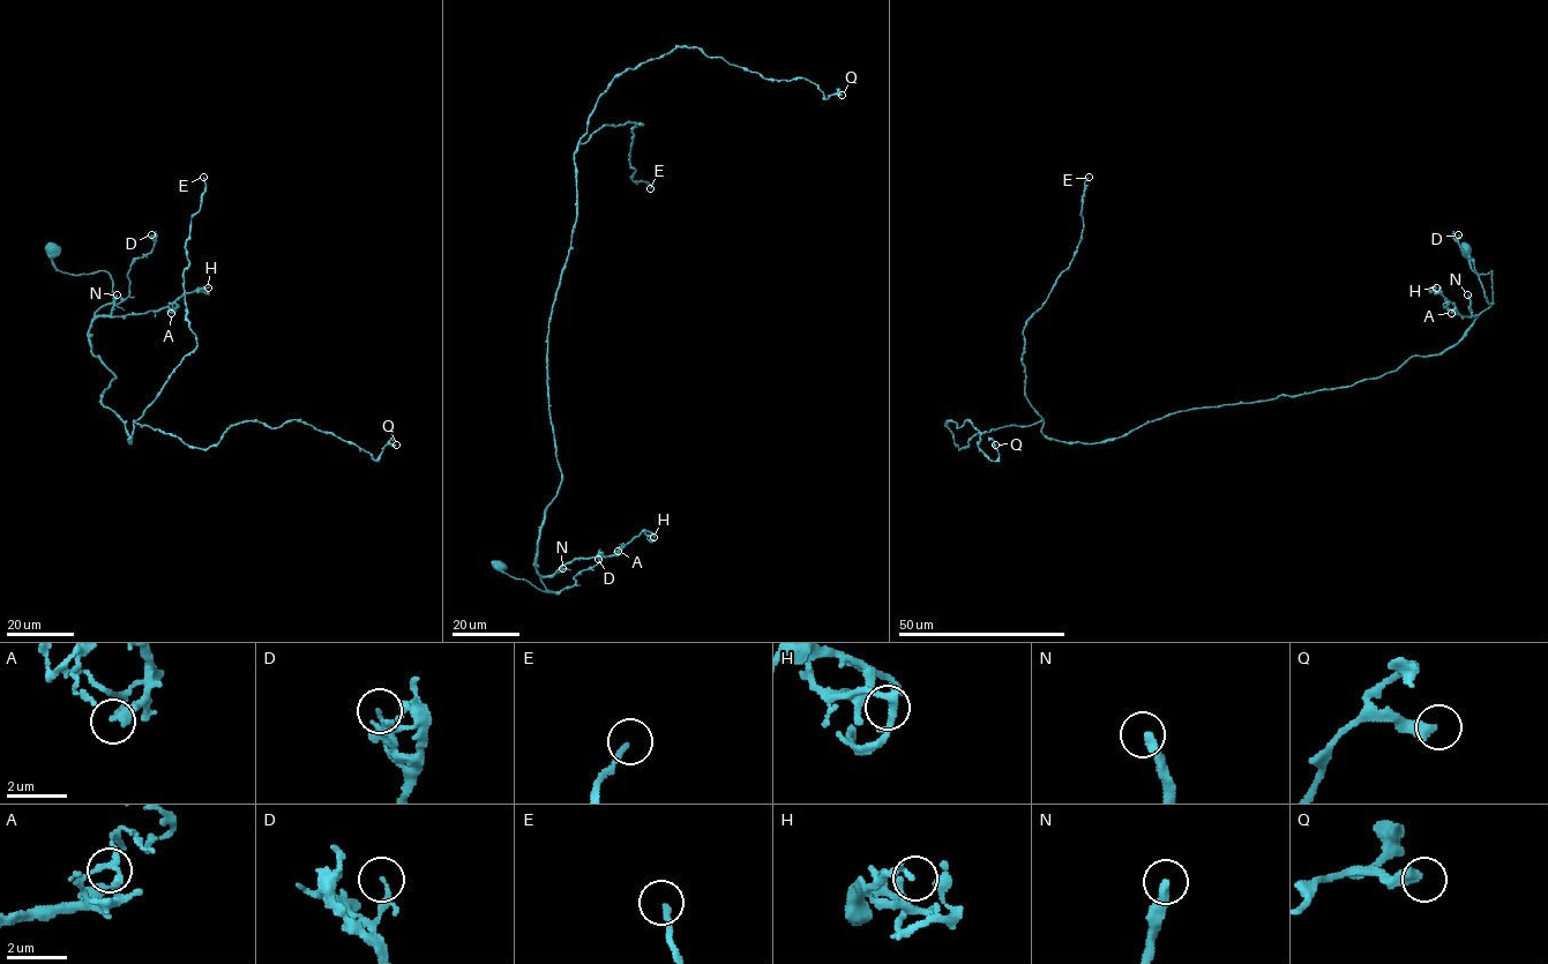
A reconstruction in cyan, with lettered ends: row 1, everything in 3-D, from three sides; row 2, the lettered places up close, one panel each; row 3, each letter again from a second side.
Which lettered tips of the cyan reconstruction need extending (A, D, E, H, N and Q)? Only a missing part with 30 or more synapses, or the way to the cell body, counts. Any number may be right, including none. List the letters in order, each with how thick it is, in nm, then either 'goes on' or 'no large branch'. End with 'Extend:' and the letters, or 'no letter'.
A: 260 nm | no large branch
D: 110 nm | no large branch
E: 170 nm | goes on
H: 220 nm | no large branch
N: 320 nm | goes on
Q: 420 nm | no large branch
Extend: E, N

